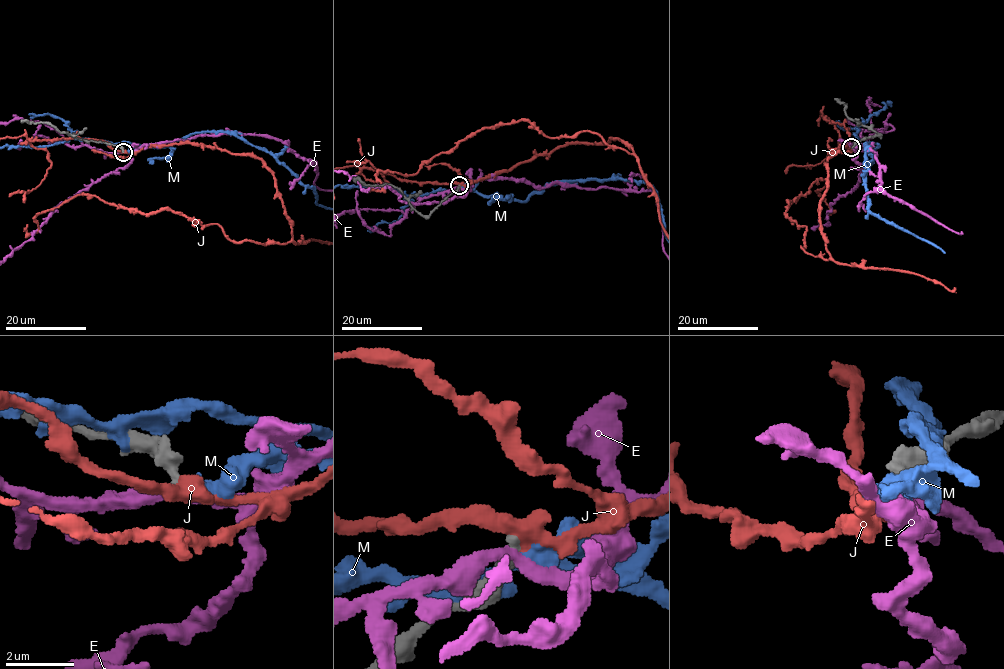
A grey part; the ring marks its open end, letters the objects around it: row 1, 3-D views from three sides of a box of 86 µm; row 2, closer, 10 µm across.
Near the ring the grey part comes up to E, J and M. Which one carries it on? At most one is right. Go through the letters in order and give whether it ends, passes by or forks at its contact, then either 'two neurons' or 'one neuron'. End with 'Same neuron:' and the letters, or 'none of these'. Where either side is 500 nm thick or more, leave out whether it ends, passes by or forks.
E: it passes by | two neurons
J: it forks | two neurons
M: it ends | two neurons
Same neuron: none of these

